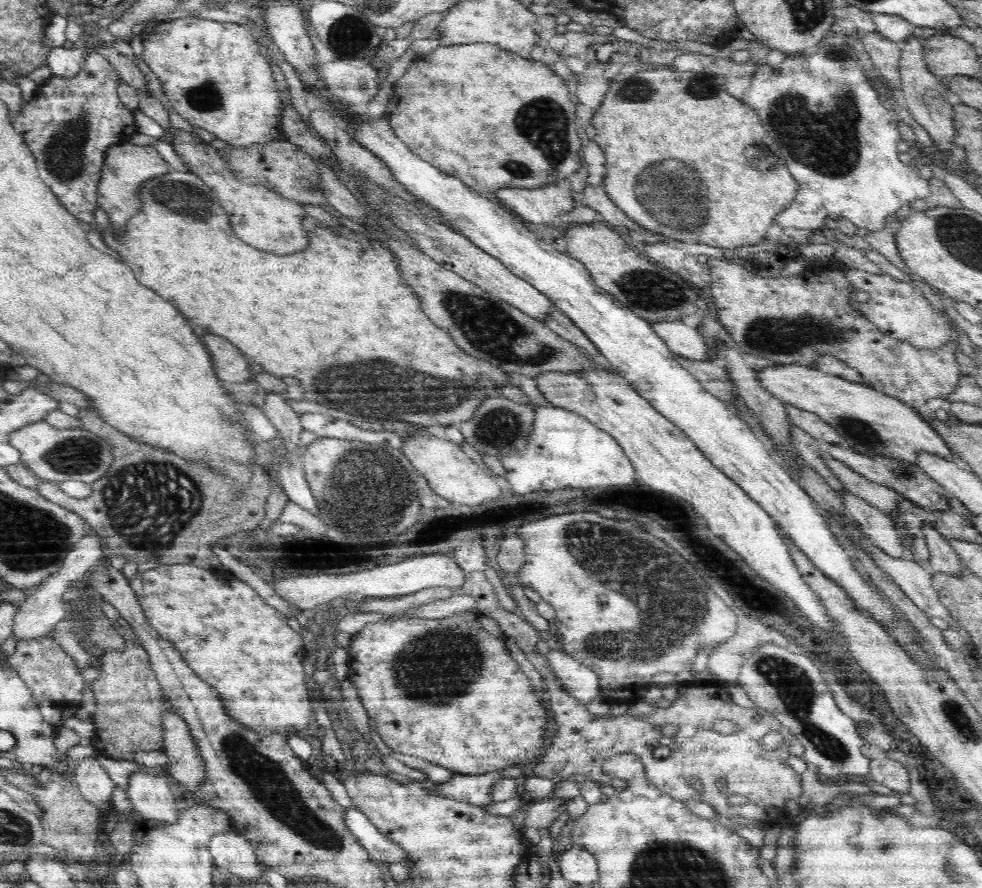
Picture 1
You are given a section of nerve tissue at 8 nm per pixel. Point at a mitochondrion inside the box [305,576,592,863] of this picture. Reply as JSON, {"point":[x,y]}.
{"point":[437,668]}

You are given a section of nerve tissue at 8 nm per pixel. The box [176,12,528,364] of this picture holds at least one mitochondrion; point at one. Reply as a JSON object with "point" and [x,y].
{"point":[350,34]}

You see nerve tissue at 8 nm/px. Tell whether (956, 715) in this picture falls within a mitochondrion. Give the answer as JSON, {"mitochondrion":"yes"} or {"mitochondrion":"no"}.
{"mitochondrion":"yes"}

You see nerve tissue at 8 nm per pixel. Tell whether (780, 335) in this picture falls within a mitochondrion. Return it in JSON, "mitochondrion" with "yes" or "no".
{"mitochondrion":"yes"}

